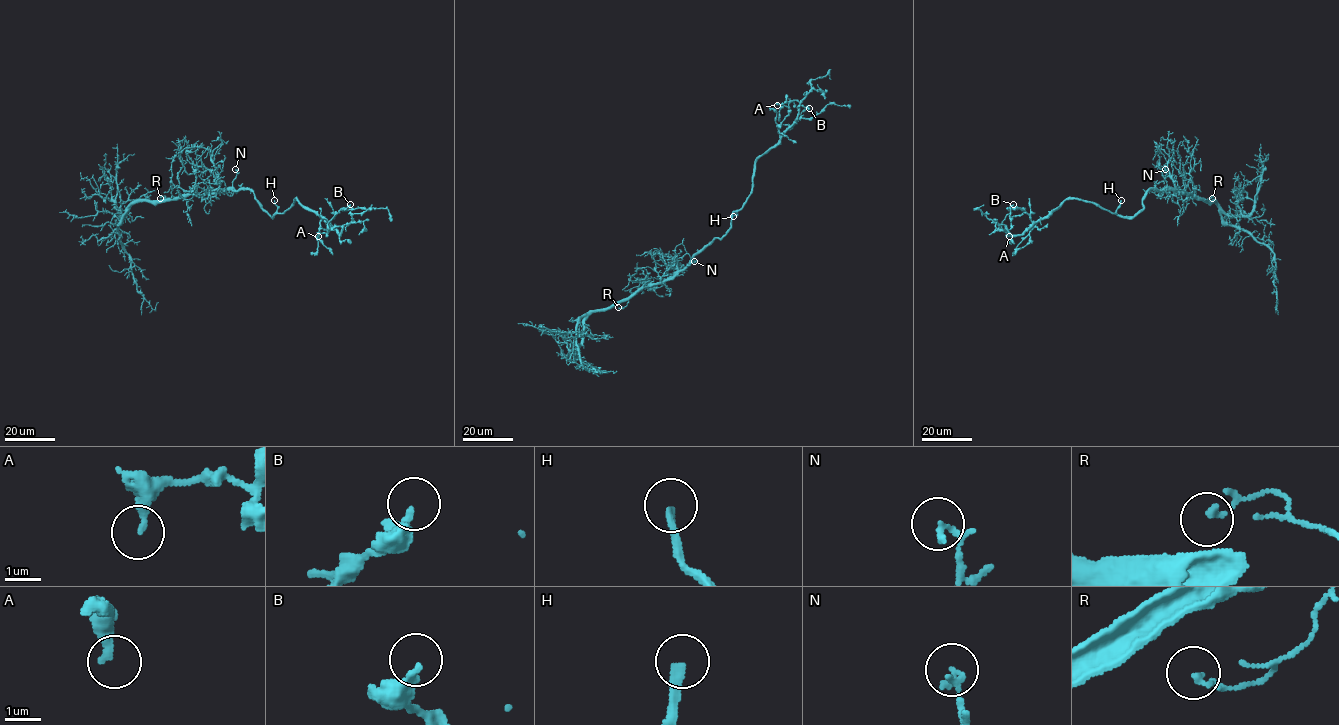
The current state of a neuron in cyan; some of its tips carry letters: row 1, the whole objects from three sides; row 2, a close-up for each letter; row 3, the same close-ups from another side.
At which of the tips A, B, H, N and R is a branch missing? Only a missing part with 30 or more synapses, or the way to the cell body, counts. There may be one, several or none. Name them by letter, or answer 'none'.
H

